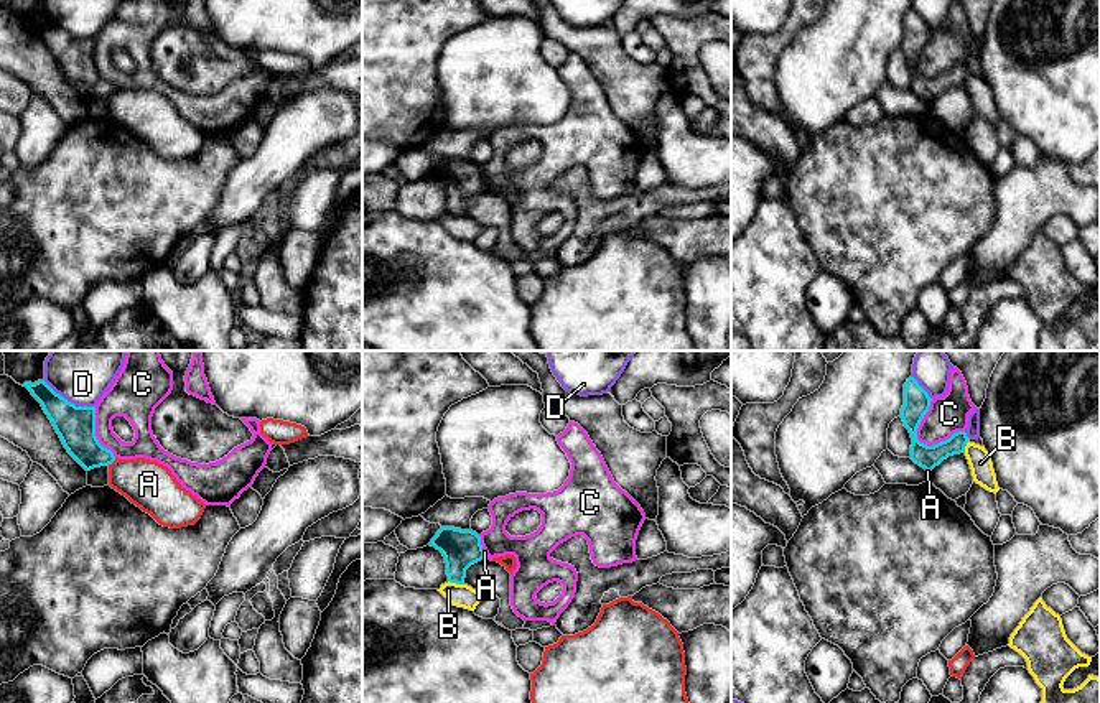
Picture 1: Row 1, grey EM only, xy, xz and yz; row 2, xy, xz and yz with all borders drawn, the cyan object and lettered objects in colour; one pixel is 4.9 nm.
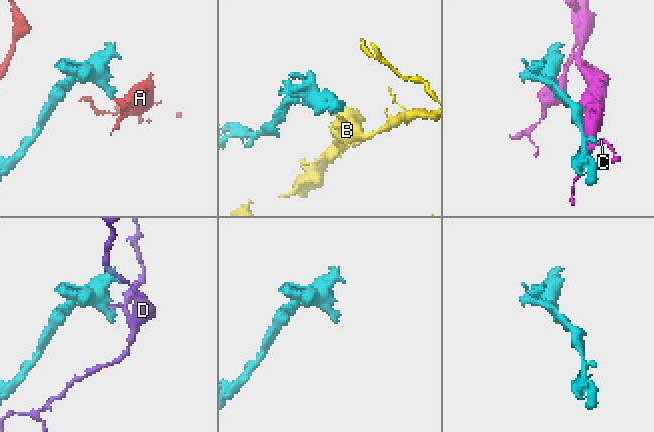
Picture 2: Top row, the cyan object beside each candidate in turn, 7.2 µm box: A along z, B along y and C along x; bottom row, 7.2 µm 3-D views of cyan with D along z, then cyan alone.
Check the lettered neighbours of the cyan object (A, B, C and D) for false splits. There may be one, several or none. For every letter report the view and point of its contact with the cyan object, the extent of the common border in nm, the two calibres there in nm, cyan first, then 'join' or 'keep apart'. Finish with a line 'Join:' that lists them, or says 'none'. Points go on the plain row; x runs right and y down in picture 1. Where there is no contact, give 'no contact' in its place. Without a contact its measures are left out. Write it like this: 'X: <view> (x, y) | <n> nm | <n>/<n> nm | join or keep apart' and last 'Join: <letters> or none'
A: xy (111, 94) | 60 nm | 190/240 nm | keep apart
B: xz (456, 214) | 80 nm | 190/110 nm | keep apart
C: yz (941, 73) | 240 nm | 130/190 nm | keep apart
D: xy (69, 33) | 280 nm | 190/190 nm | keep apart
Join: none

